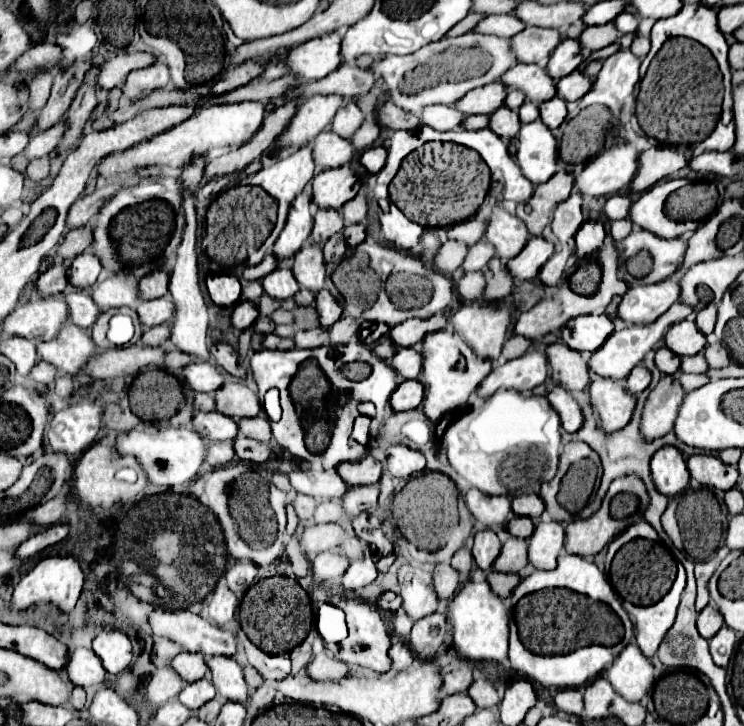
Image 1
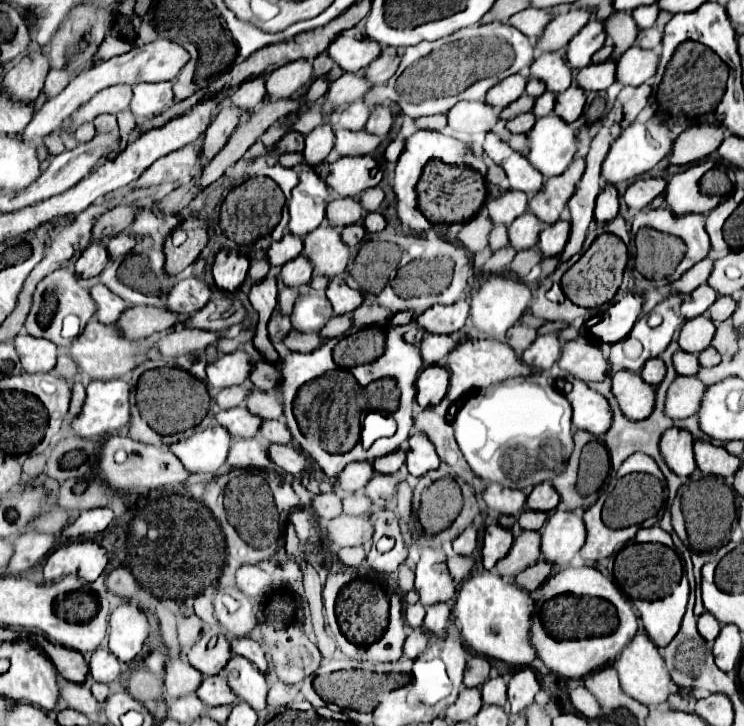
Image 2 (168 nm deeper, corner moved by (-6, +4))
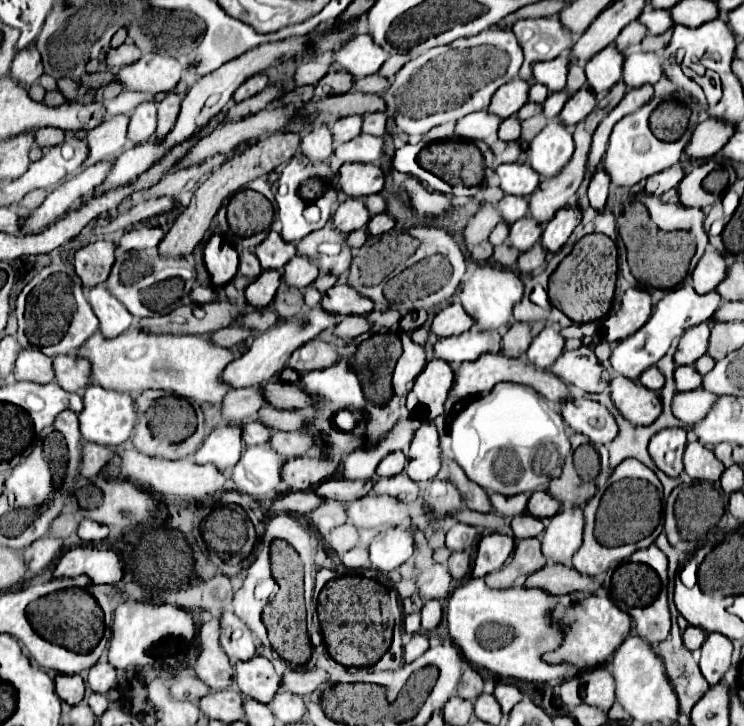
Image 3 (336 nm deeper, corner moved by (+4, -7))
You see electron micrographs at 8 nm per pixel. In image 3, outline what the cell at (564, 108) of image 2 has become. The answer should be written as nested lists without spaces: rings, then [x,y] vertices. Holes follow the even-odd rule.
[[[580,88],[576,94],[570,96],[570,100],[566,102],[566,106],[560,112],[560,120],[566,126],[574,126],[578,124],[582,118],[586,118],[596,106],[596,94],[590,88]]]

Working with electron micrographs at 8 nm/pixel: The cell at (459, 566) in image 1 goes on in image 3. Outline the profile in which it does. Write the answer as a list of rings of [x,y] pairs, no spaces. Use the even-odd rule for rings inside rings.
[[[454,524],[450,528],[450,532],[446,534],[446,546],[456,550],[464,550],[470,546],[472,536],[476,536],[476,528],[468,526],[468,524]]]

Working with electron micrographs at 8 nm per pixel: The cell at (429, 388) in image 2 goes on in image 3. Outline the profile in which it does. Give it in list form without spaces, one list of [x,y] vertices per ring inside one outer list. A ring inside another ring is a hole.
[[[430,360],[408,394],[408,410],[434,420],[444,412],[448,392],[454,384],[454,370],[444,360]]]

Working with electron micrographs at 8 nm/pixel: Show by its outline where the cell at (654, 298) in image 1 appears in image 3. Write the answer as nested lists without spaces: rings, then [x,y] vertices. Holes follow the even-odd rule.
[[[712,246],[706,248],[706,252],[700,260],[704,260],[704,264],[698,264],[694,268],[694,284],[692,286],[698,294],[706,294],[706,292],[716,290],[716,286],[726,278],[728,262]]]

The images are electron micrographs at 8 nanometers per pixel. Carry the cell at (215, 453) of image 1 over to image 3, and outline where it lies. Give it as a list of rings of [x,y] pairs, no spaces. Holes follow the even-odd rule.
[[[248,446],[242,460],[234,466],[230,480],[234,488],[256,500],[274,500],[282,482],[282,466],[286,458],[266,446]]]

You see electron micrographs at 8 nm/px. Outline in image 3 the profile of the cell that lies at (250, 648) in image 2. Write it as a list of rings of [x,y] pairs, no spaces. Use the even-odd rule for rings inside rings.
[[[252,658],[248,662],[238,662],[236,666],[240,666],[240,670],[248,674],[248,676],[236,676],[236,684],[240,692],[244,696],[268,704],[274,698],[278,686],[282,684],[280,674],[274,670],[270,660]]]

